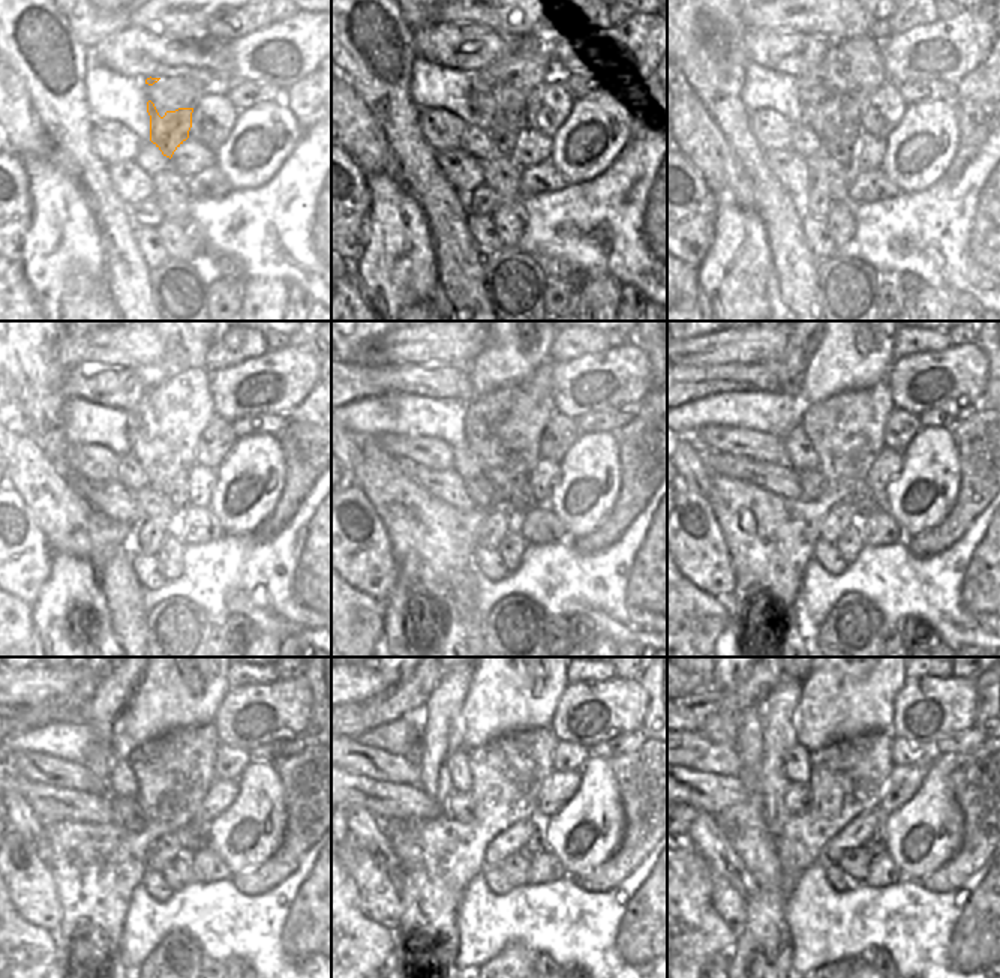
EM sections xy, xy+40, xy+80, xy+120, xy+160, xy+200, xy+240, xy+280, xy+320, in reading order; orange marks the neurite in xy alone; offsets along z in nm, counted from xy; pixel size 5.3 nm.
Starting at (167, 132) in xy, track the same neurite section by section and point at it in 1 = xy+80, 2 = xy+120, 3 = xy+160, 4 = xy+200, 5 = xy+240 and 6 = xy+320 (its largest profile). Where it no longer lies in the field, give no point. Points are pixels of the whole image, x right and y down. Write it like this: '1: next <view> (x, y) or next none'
1: next xy+80 (843, 149)
2: next xy+120 (177, 488)
3: next xy+160 (522, 500)
4: next xy+200 (864, 501)
5: next xy+240 (195, 836)
6: next xy+320 (877, 845)

